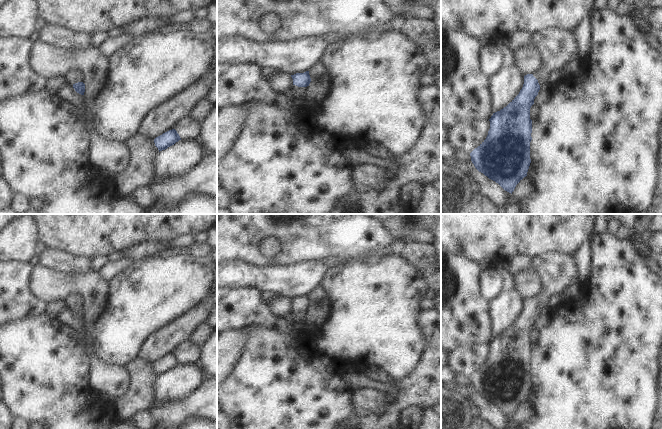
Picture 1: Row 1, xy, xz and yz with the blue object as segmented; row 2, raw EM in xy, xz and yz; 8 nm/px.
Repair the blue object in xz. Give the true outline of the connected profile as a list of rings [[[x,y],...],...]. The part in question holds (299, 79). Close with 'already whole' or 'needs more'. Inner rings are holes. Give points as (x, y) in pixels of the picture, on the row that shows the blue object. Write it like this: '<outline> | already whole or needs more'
[[[306,71],[304,73],[296,73],[294,75],[291,75],[291,77],[293,79],[293,85],[289,93],[294,97],[302,97],[304,99],[307,99],[307,87],[311,82],[309,71]]] | needs more

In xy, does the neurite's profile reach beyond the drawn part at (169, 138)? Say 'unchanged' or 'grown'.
unchanged

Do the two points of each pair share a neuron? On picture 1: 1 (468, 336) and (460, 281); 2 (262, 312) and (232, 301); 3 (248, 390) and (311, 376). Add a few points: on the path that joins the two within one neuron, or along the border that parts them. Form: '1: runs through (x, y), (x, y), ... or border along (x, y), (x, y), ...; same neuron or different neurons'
1: runs through (467, 322), (460, 315), (460, 295); same neuron
2: runs through (255, 310), (250, 307), (239, 307); same neuron
3: runs through (264, 390), (290, 390), (295, 385); same neuron

